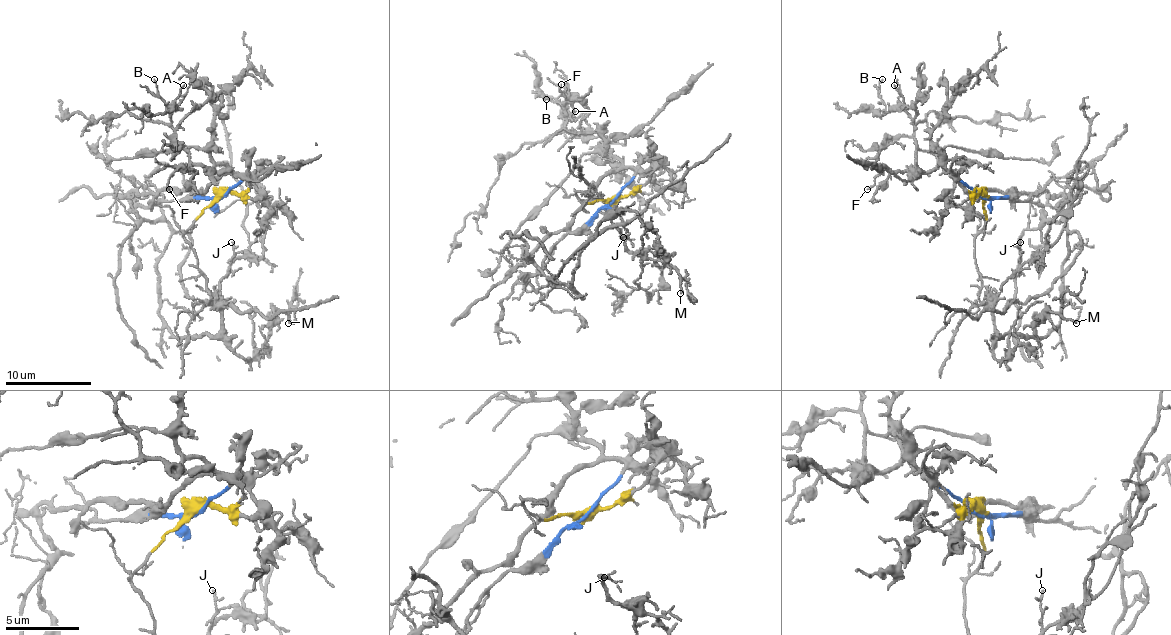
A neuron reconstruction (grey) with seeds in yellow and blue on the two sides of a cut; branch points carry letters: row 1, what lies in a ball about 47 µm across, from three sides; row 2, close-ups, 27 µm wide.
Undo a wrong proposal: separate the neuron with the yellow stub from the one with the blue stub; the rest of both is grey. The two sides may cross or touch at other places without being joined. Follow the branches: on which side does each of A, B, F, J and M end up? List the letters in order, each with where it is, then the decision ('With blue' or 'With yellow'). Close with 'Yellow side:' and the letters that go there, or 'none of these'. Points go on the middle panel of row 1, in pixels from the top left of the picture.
A: Place: (575, 111). With blue
B: Place: (546, 99). With blue
F: Place: (561, 84). With blue
J: Place: (623, 237). With yellow
M: Place: (680, 293). With yellow
Yellow side: J, M

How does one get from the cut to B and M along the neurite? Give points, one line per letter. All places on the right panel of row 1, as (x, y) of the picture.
B: (982, 197), (941, 165), (921, 173), (915, 165), (913, 117), (904, 109), (885, 109), (878, 93), (882, 78)
M: (982, 197), (975, 268), (992, 316), (992, 354), (1033, 348), (1046, 311), (1076, 322)

